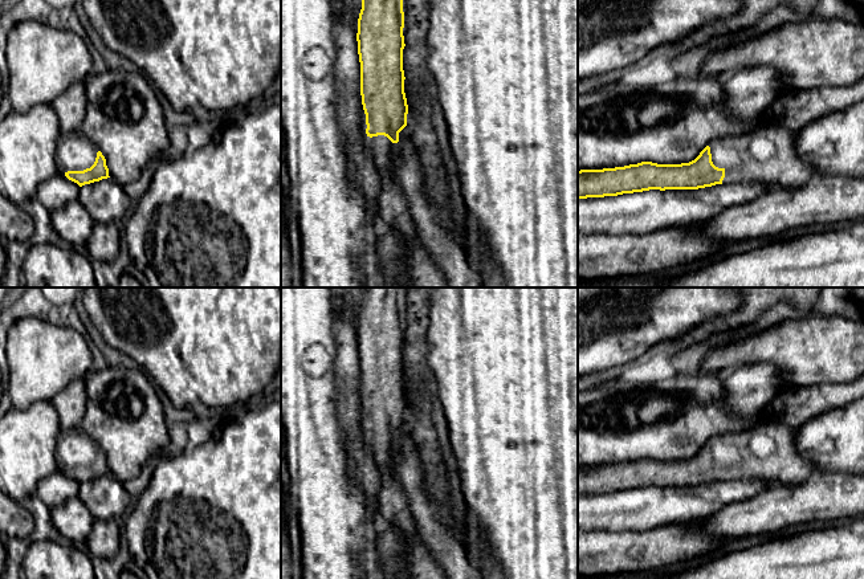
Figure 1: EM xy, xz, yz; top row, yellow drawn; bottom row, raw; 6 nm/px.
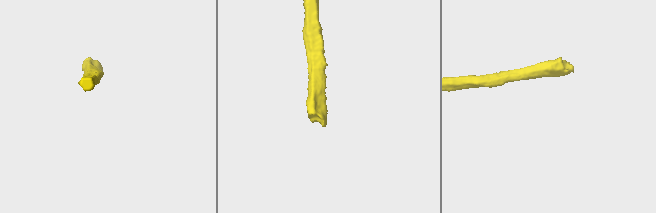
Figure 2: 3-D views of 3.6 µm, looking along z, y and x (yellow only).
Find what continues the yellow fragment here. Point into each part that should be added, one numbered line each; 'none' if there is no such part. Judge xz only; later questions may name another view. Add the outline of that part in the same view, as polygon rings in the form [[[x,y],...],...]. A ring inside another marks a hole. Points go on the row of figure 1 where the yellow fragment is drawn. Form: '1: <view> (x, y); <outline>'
1: xz (392, 208); [[[384,135],[372,136],[370,140],[371,154],[382,179],[382,191],[378,195],[379,224],[394,228],[404,237],[404,244],[408,248],[405,264],[412,288],[448,288],[416,235],[408,203],[392,172],[394,147],[395,143]]]

